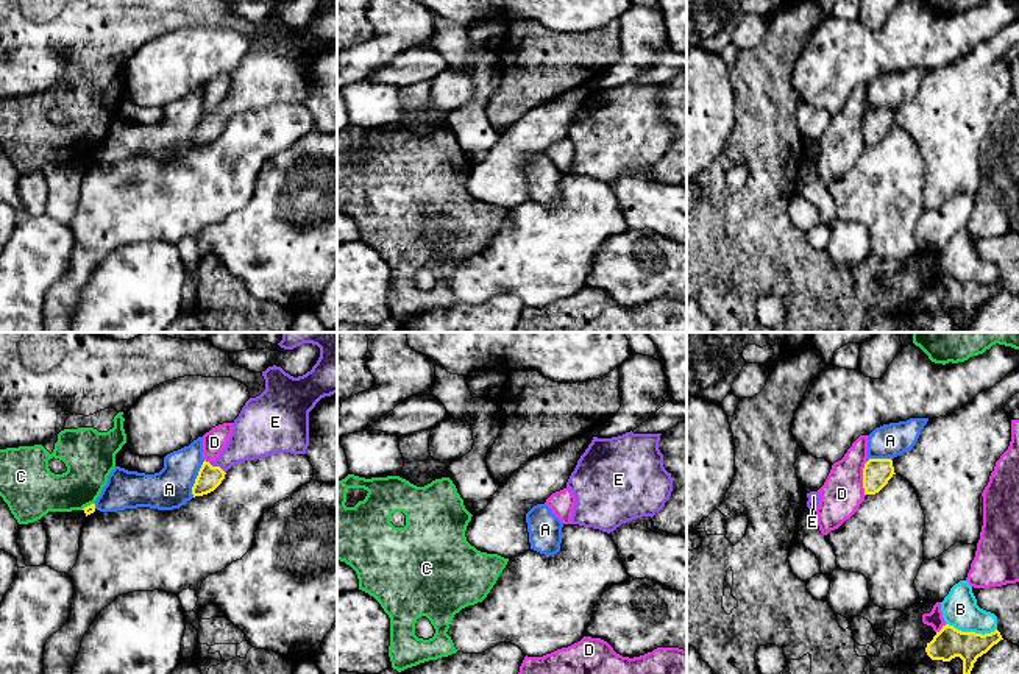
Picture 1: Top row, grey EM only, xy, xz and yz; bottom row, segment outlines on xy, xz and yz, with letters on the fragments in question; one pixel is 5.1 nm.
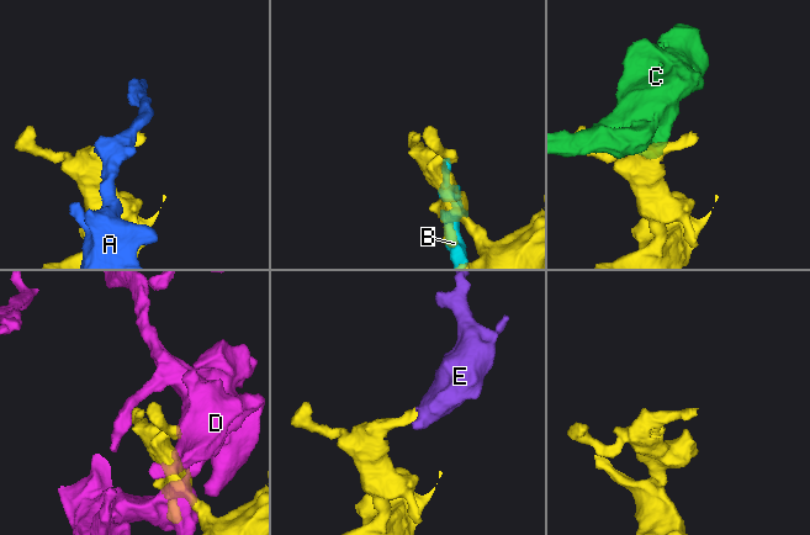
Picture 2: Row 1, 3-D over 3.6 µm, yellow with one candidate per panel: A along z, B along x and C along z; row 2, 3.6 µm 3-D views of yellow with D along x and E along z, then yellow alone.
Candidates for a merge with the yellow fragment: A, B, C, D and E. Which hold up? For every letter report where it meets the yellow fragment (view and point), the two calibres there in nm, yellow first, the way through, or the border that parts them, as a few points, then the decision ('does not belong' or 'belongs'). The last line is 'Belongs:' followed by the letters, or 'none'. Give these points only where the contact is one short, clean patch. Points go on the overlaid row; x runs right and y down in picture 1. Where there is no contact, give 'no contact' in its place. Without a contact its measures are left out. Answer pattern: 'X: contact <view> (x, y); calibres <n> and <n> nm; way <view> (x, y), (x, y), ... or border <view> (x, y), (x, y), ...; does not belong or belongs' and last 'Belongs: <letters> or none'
A: contact xy (195, 479); calibres 120 and 200 nm; does not belong
B: contact yz (971, 632); calibres 160 and 180 nm; does not belong
C: contact xy (88, 506); calibres 50 and 260 nm; does not belong
D: contact yz (863, 479); calibres 140 and 220 nm; does not belong
E: contact xy (217, 467); calibres 120 and 240 nm; way xy (209, 478), (217, 467), (255, 436); belongs
Belongs: E

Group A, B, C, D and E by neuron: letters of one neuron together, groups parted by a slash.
A / B / C / D / E

